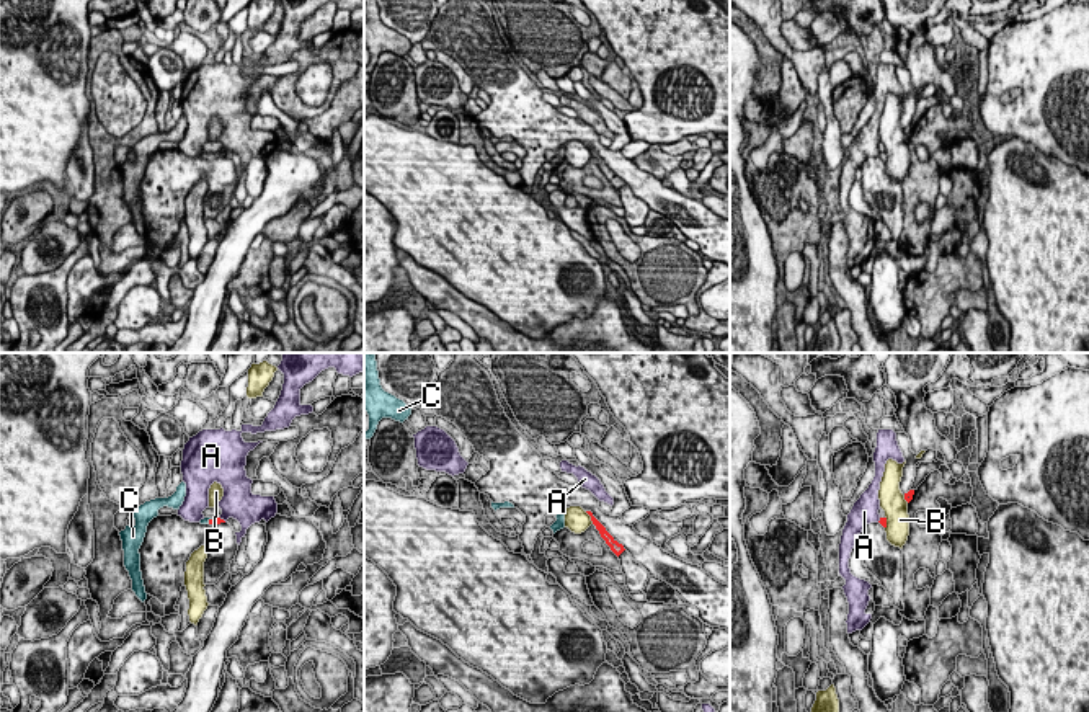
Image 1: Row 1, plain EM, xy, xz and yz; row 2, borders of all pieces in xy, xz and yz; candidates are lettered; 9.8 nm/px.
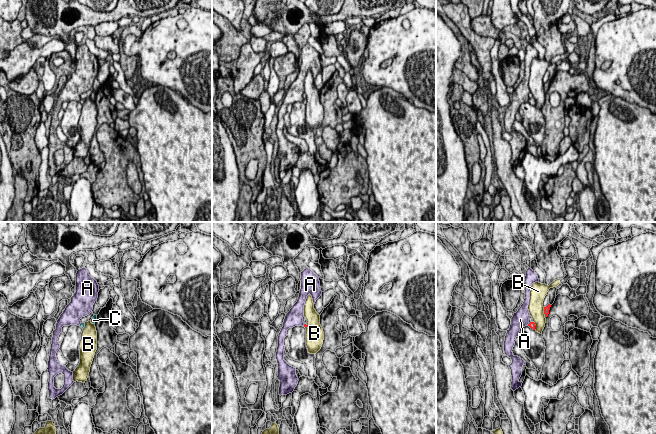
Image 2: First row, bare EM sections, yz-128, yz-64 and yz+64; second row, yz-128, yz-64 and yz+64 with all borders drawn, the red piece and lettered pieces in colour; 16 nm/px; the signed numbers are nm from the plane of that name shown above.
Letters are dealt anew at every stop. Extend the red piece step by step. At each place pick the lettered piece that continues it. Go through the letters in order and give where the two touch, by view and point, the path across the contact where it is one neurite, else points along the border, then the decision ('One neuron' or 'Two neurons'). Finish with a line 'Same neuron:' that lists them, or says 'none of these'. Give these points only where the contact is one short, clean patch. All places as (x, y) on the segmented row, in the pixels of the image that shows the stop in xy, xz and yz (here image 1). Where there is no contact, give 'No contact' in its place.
A: Touches red at xy (222, 520). Two neurons
B: Touches red at xz (591, 518). Boundary: xz (585, 511), (593, 523). Two neurons
C: Touches red at xy (211, 520). Path across: xy (216, 520), (211, 520), (206, 520). One neuron
Same neuron: C

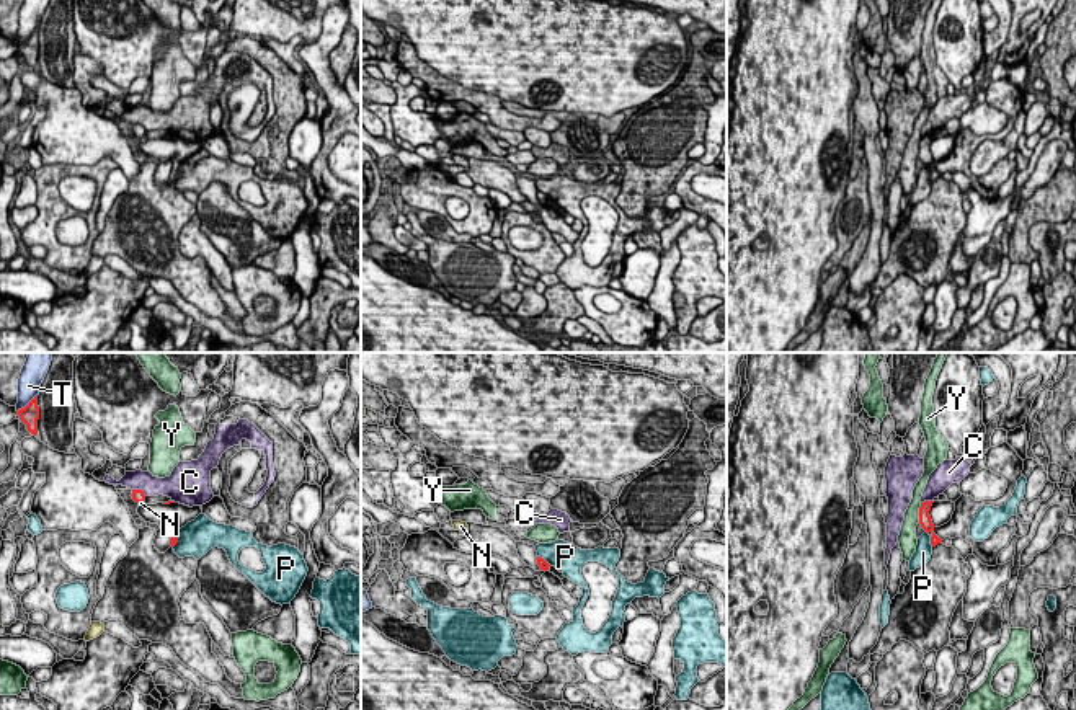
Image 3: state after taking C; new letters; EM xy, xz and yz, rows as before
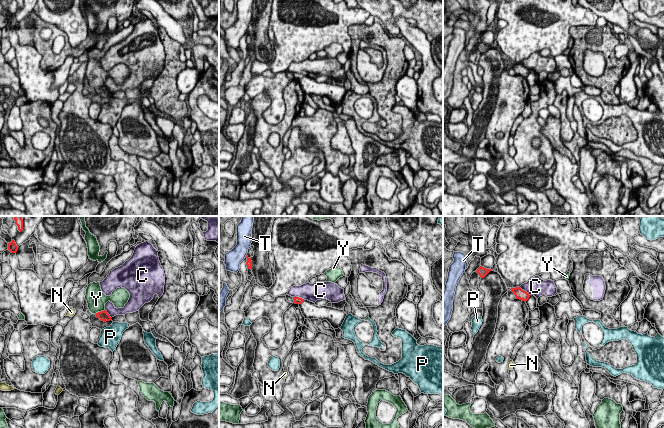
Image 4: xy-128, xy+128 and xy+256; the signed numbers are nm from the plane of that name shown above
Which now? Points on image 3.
C: Touches red at yz (926, 501). Two neurons
N: Touches red at xy (141, 501). Boundary: xy (142, 501), (139, 505). Two neurons
P: Touches red at xy (177, 539). Two neurons
T: Touches red at xy (28, 403). Two neurons
Y: Touches red at yz (920, 513). Boundary: yz (921, 503), (918, 521). Two neurons
Same neuron: none of these

